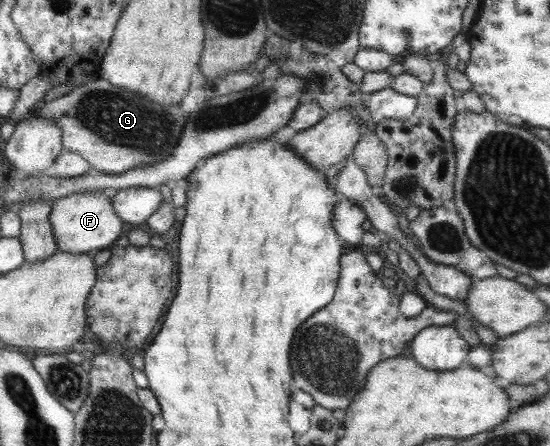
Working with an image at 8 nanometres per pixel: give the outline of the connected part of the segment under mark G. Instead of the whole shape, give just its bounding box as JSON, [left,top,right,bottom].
[40,79,185,175]

